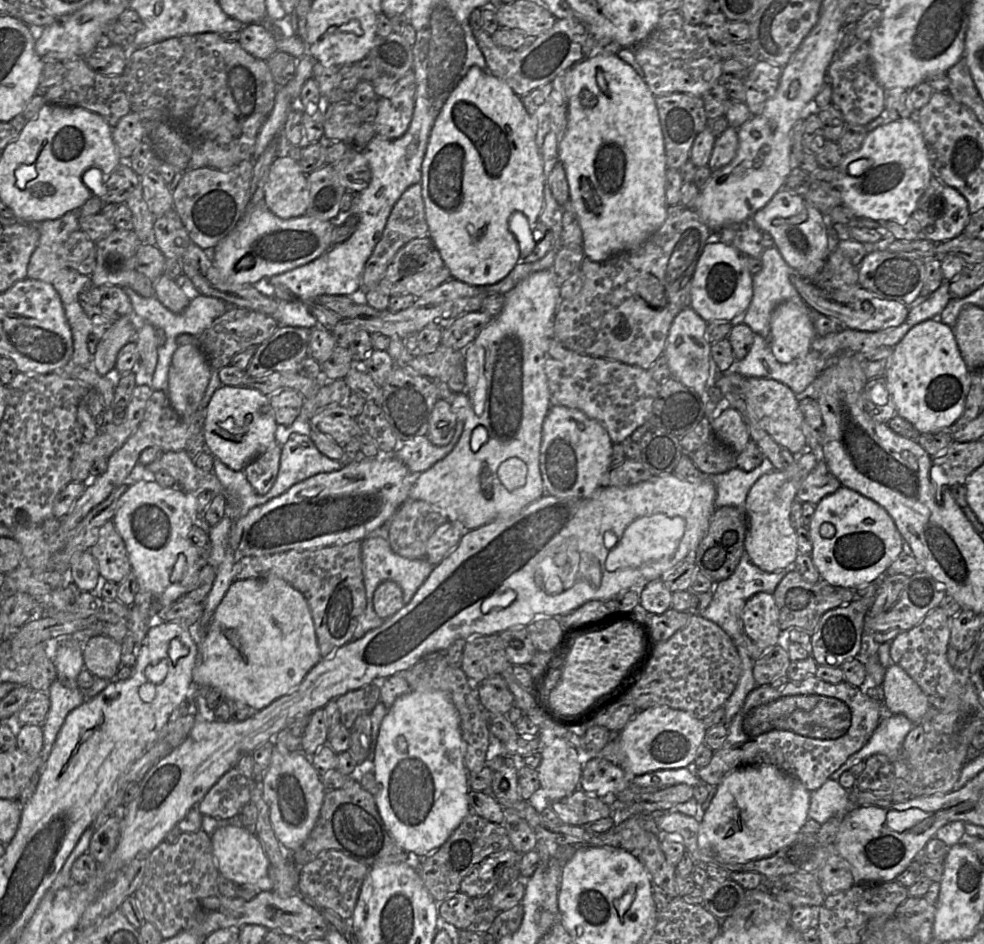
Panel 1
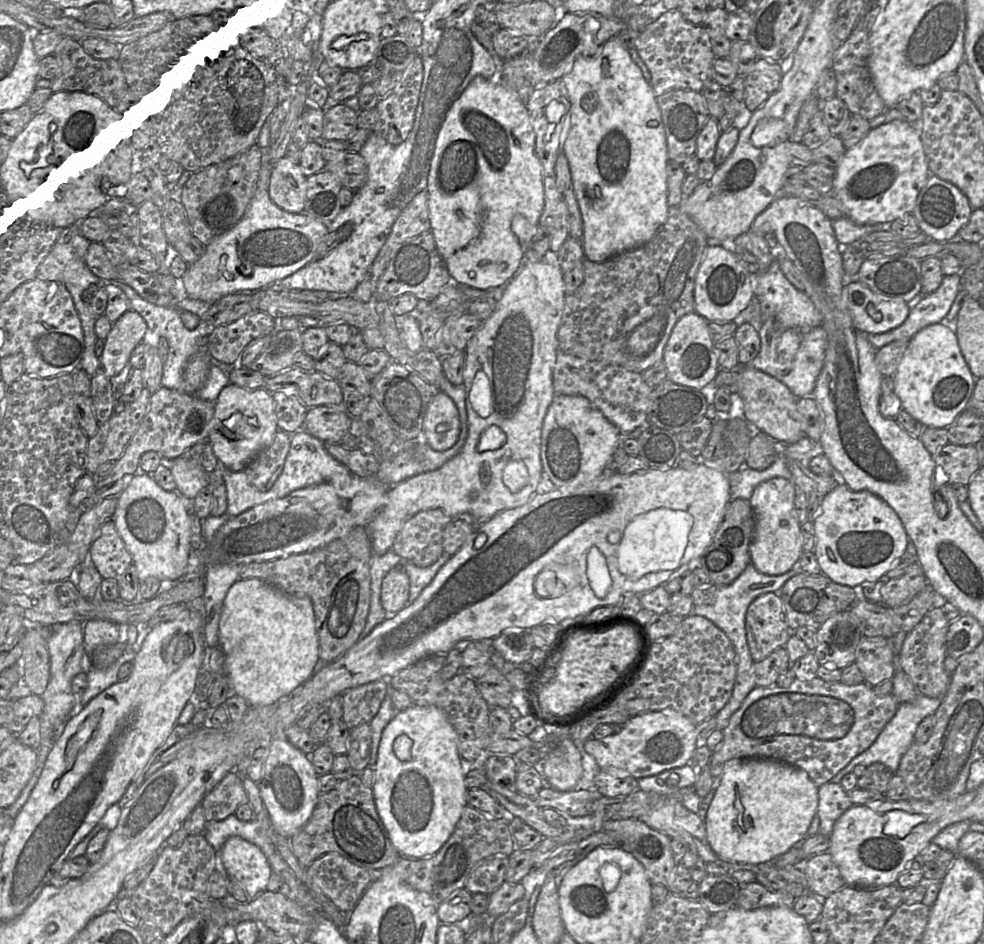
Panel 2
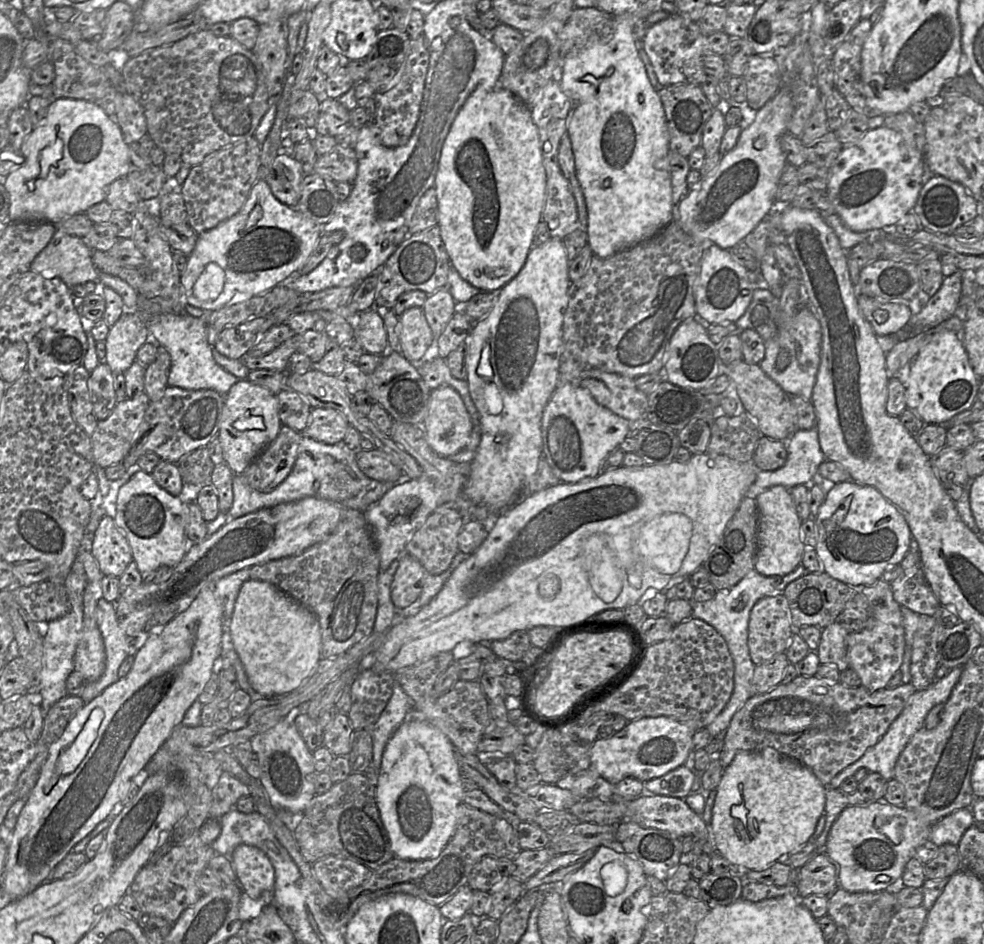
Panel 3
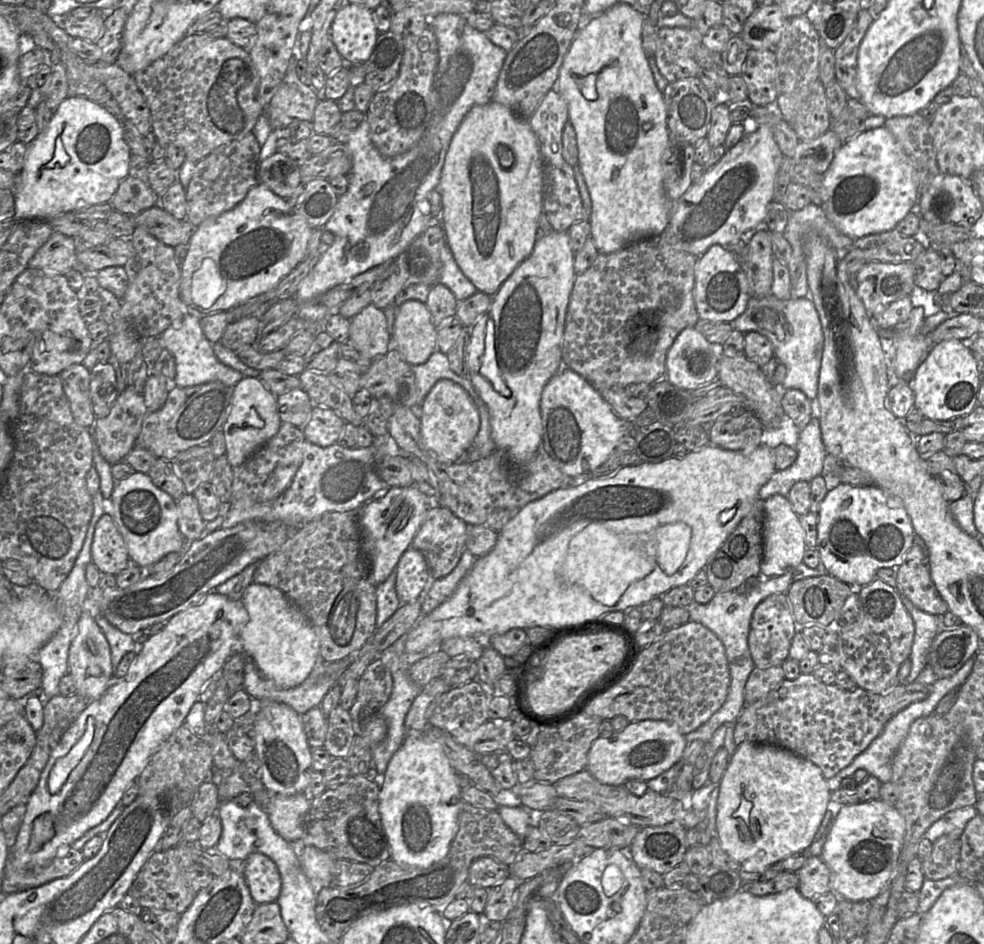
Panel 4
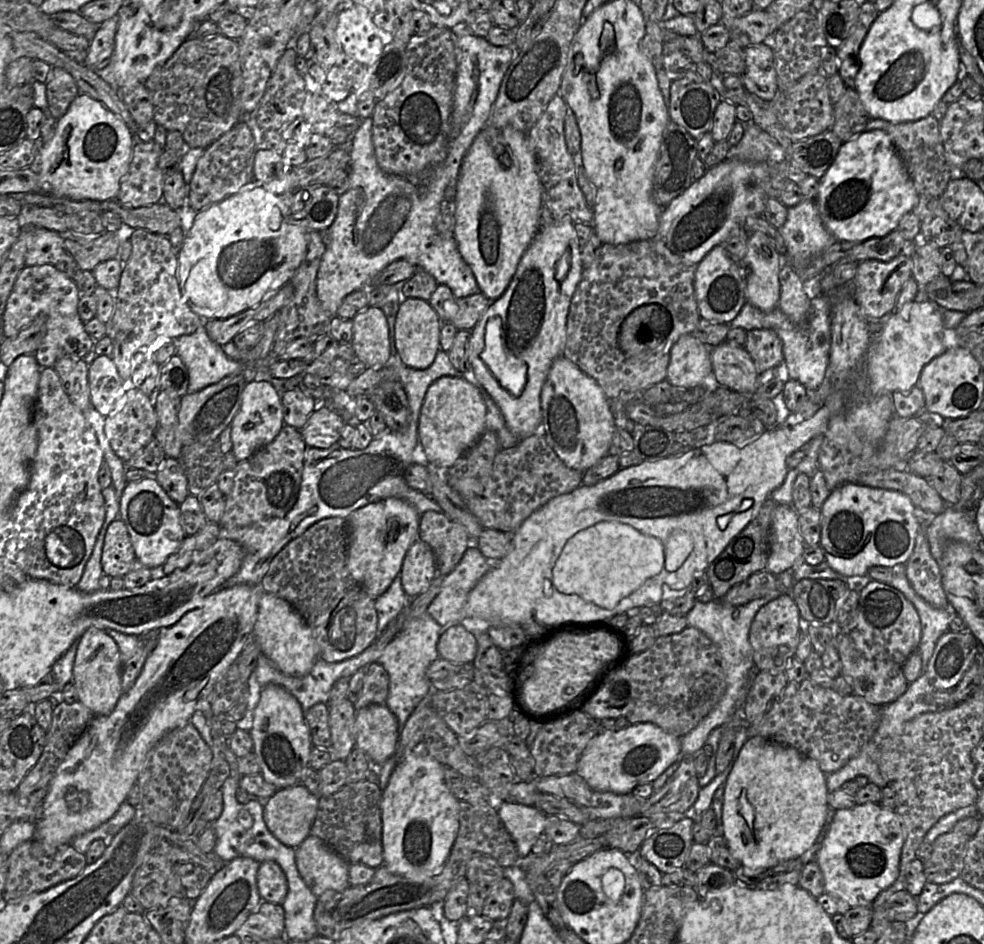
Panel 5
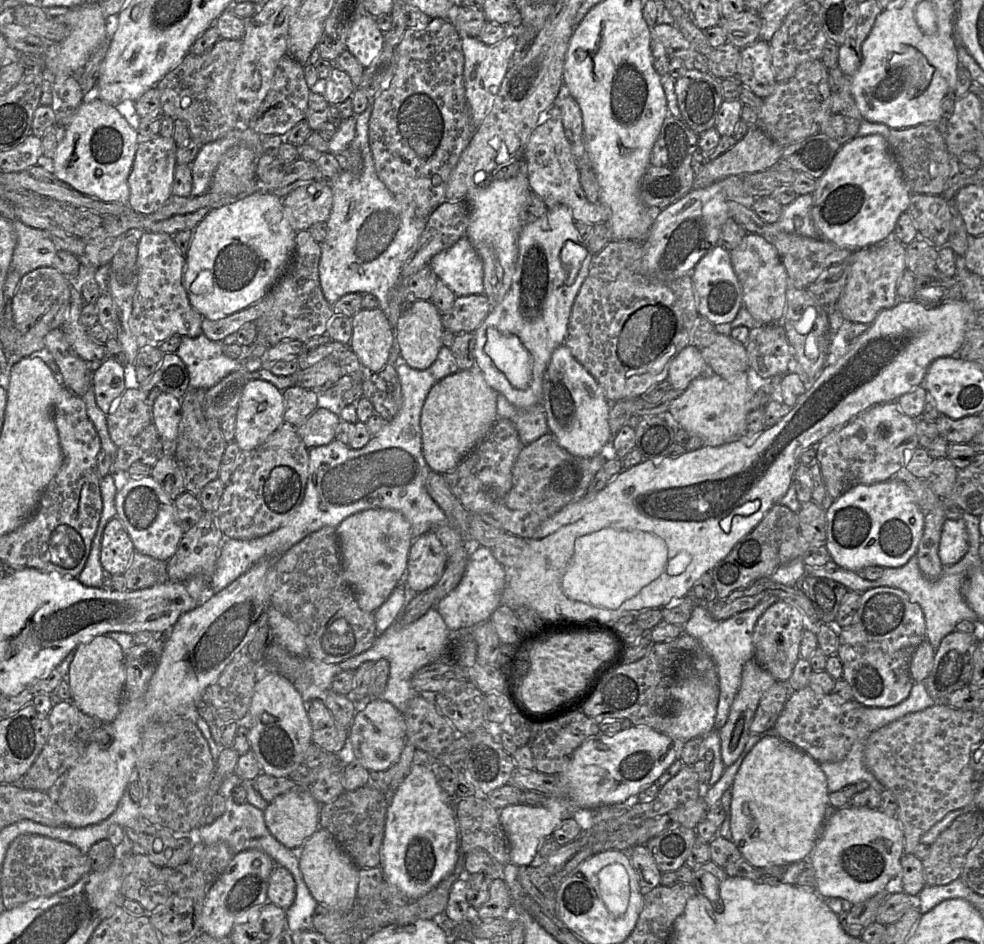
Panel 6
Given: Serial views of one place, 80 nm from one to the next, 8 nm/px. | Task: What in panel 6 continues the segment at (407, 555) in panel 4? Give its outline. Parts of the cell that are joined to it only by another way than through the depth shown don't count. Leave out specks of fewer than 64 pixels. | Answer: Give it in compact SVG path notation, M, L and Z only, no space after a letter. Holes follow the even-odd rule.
M430 530L416 539L410 547L404 584L414 593L420 593L435 584L442 577L448 564L444 546Z

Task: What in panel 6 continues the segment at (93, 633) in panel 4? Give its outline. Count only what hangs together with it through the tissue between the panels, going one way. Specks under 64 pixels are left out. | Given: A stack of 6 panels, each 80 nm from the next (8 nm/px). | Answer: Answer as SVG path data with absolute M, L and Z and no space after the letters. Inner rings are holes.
M98 635L76 648L69 668L67 682L73 702L80 711L98 719L103 725L112 723L122 707L126 681L124 656L121 646L114 639Z

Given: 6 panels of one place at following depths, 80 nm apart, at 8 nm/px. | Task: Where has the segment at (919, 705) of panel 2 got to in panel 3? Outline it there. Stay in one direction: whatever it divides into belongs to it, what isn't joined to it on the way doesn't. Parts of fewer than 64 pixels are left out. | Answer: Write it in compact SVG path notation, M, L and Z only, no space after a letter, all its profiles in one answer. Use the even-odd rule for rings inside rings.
M962 666L953 668L949 674L941 679L936 680L930 687L916 691L907 701L902 712L891 723L885 734L879 741L869 747L865 753L854 763L846 767L838 775L836 775L826 786L831 789L840 789L841 783L850 776L854 776L855 772L860 768L865 768L868 772L879 773L885 780L894 778L894 769L897 759L906 747L911 737L921 728L923 728L924 720L929 711L937 704L945 703L949 698L953 688L958 683L962 673Z

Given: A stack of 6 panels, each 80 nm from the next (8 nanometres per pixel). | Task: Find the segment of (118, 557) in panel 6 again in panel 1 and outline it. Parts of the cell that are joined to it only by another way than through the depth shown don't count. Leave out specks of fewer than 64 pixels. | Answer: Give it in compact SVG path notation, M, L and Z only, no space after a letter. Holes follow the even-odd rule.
M112 520L99 528L96 542L89 551L106 581L118 584L131 571L125 544Z

